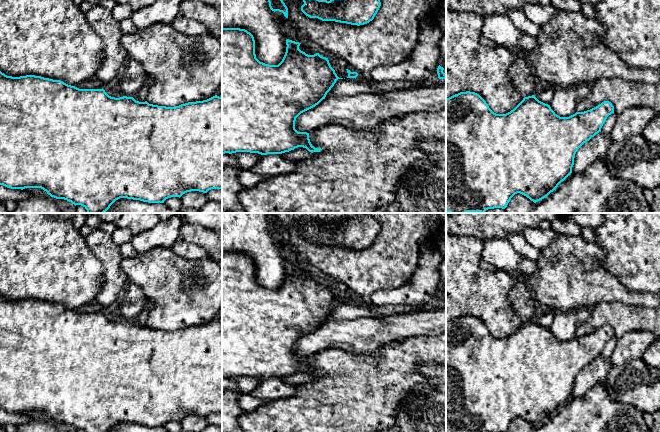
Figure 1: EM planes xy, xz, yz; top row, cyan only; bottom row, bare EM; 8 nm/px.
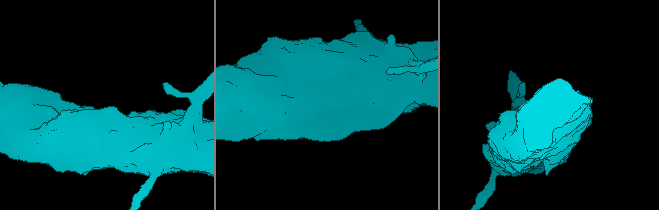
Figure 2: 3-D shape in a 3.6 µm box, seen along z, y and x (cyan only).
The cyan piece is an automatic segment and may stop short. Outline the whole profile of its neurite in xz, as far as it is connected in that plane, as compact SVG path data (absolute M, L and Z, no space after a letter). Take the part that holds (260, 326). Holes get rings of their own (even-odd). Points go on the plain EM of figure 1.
M222 252L222 378L250 376L261 379L282 378L298 371L309 376L320 376L309 363L309 357L295 353L296 342L315 331L334 310L339 302L328 282L319 277L308 279L299 273L301 267L286 264L286 276L278 289L260 286L255 278L253 259L245 253Z

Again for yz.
M460 316L446 323L446 432L506 432L511 422L520 417L534 427L546 422L558 409L571 397L574 389L575 378L578 373L596 358L607 341L614 337L614 330L609 325L604 325L598 330L584 335L576 336L569 341L558 340L550 329L539 325L535 319L524 321L523 324L510 336L506 338L494 337L486 325L475 316Z

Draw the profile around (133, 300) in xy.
M129 282L119 299L119 309L124 320L132 321L143 311L148 301L141 287Z

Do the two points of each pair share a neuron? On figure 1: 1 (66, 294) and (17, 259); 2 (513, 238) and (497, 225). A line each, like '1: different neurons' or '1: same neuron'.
1: same neuron
2: different neurons

